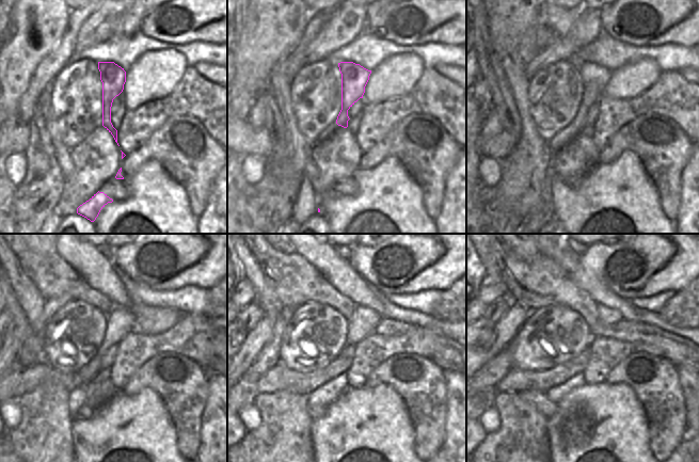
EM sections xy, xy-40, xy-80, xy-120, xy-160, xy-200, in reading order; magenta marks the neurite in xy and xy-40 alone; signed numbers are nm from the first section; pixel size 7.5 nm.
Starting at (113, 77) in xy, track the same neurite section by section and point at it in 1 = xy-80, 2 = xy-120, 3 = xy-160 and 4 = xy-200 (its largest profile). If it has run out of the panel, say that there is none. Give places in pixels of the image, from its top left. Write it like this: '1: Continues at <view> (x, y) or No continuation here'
1: Continues at xy-80 (594, 77)
2: Continues at xy-120 (121, 321)
3: Continues at xy-160 (364, 320)
4: Continues at xy-200 (609, 316)

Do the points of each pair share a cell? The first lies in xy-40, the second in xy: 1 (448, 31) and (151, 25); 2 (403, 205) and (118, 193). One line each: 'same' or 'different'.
1: same
2: different

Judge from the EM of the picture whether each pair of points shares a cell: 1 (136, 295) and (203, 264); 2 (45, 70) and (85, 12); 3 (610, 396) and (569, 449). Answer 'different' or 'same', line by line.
1: different
2: same
3: same

